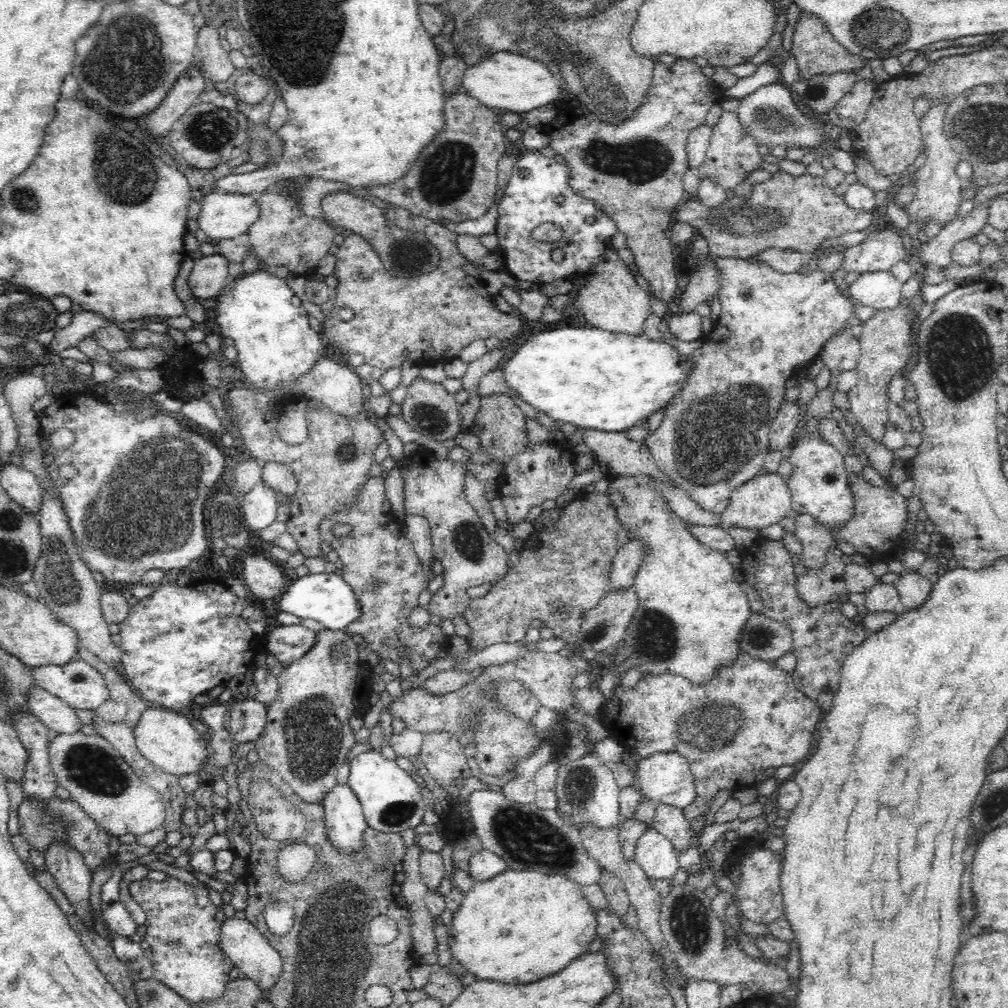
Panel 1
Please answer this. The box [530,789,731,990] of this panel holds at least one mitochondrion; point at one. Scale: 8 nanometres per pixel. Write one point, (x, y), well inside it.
(689, 925)

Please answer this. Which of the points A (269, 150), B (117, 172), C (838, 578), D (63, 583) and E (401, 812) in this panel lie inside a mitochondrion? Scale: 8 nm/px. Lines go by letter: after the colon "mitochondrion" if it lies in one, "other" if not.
A: mitochondrion
B: mitochondrion
C: other
D: mitochondrion
E: mitochondrion

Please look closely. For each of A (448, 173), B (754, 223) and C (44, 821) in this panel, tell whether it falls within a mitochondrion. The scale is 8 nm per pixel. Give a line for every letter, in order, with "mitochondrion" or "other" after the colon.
A: mitochondrion
B: mitochondrion
C: mitochondrion

